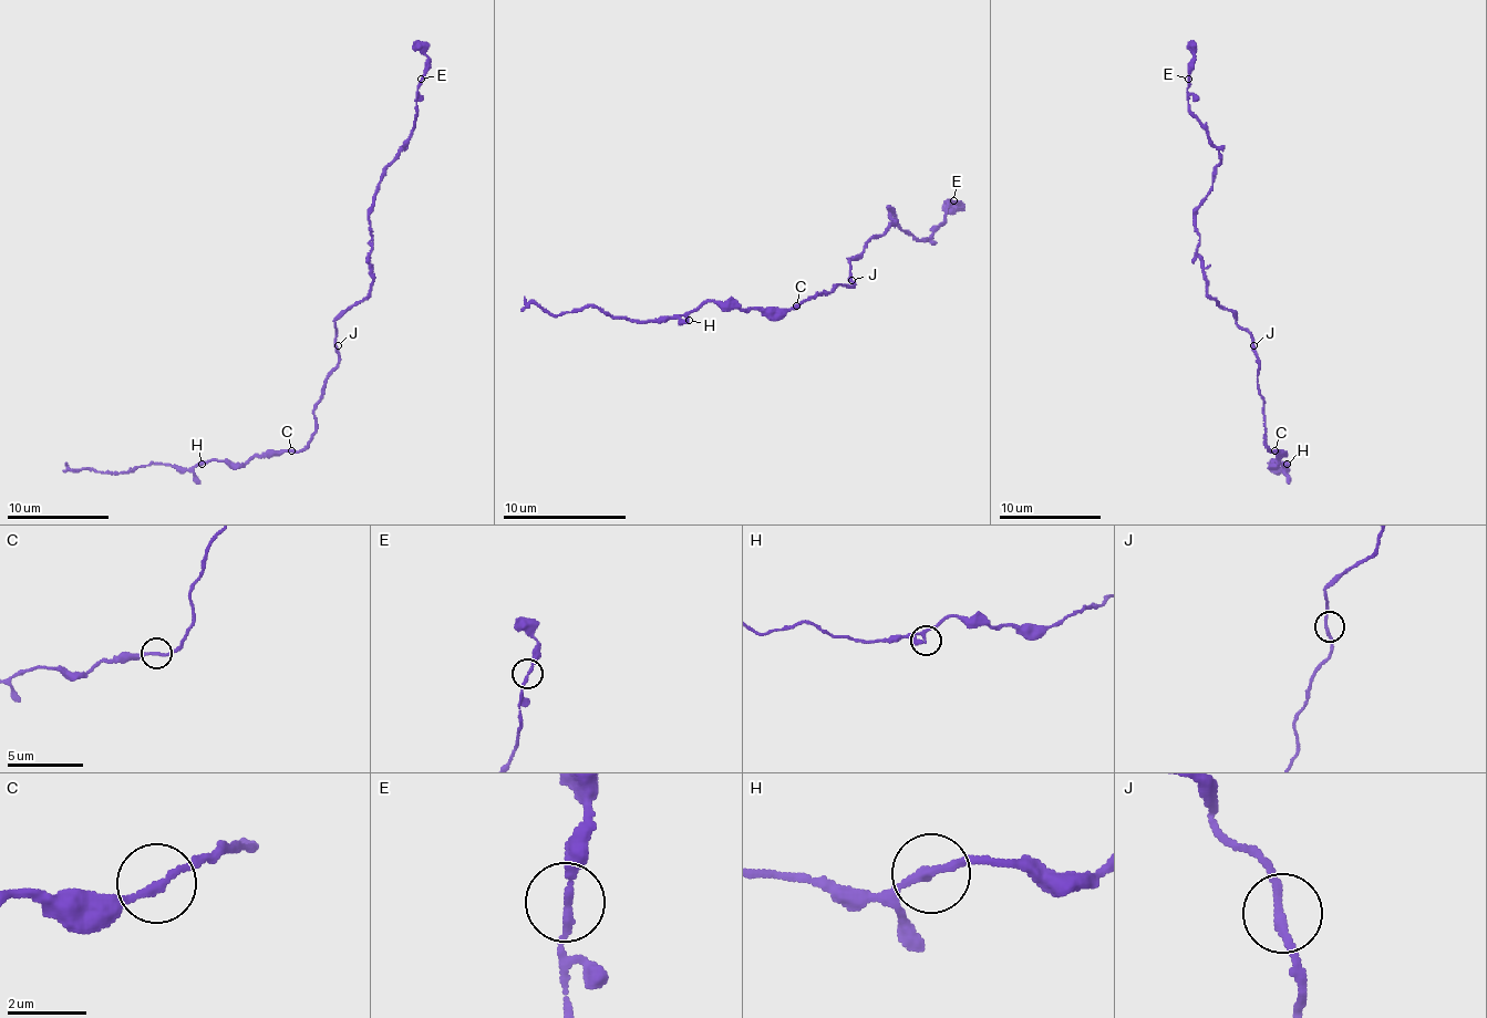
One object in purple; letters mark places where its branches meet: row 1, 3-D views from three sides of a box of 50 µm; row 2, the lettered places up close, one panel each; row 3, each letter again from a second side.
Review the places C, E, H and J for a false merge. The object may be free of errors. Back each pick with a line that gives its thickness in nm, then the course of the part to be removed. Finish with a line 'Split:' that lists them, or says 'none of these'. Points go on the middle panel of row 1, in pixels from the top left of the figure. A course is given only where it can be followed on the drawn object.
Split: none of these

